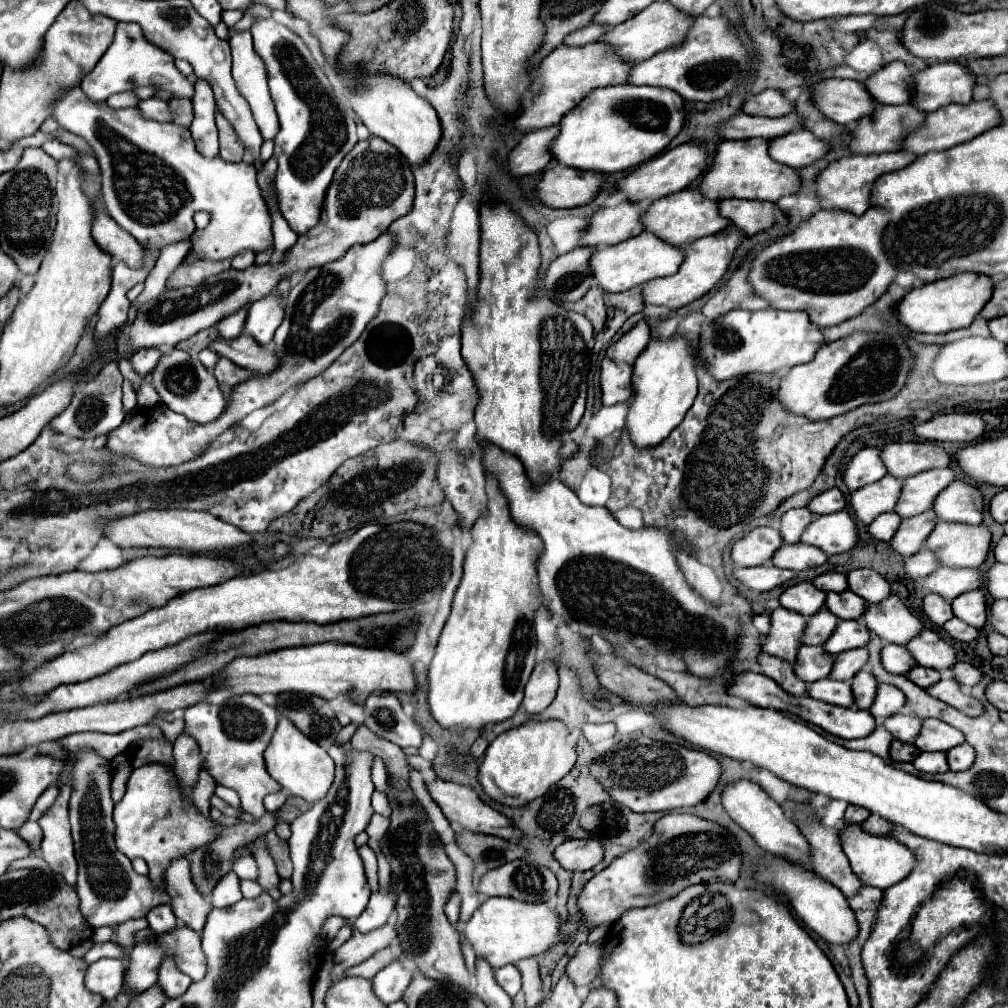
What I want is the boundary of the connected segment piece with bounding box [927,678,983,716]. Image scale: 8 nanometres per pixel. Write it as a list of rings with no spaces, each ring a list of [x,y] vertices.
[[[943,678],[943,680],[939,680],[937,684],[929,686],[927,692],[929,692],[933,698],[937,698],[937,700],[941,700],[941,702],[945,702],[945,704],[951,704],[953,708],[965,712],[967,716],[979,716],[979,714],[983,714],[983,704],[977,702],[971,694],[965,694],[965,692],[961,690],[961,686],[959,686],[953,678]]]

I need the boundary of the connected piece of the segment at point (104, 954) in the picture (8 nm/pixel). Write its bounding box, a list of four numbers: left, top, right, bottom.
[83,942,123,964]

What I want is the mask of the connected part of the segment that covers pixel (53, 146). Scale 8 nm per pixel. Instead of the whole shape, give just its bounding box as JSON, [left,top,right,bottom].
[41,140,79,162]

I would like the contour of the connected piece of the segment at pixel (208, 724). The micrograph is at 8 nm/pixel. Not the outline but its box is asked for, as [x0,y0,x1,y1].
[185,694,281,820]

